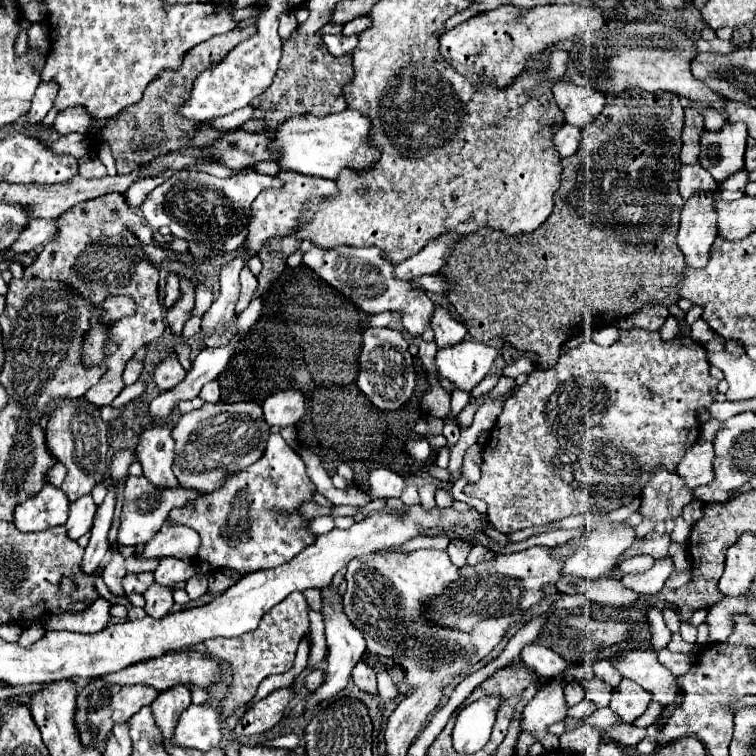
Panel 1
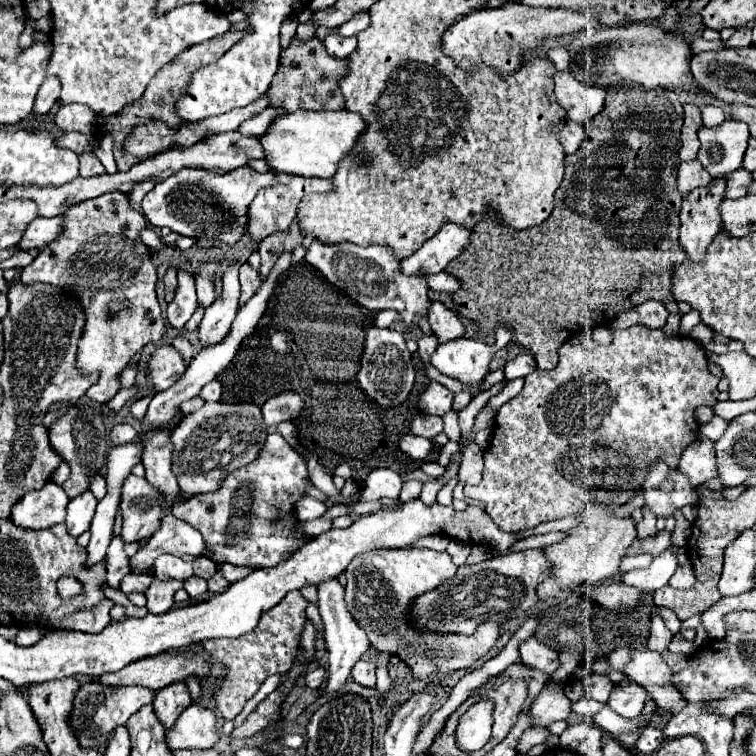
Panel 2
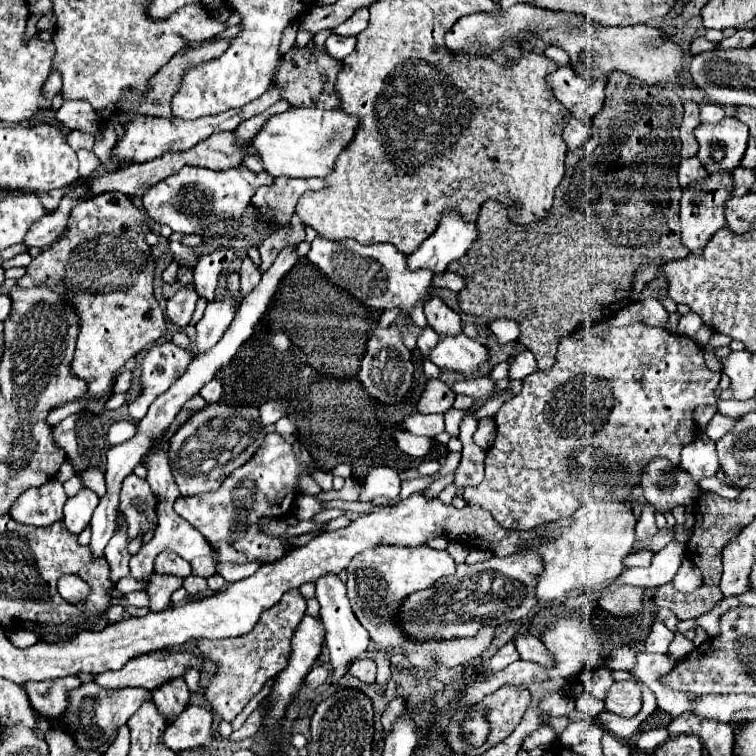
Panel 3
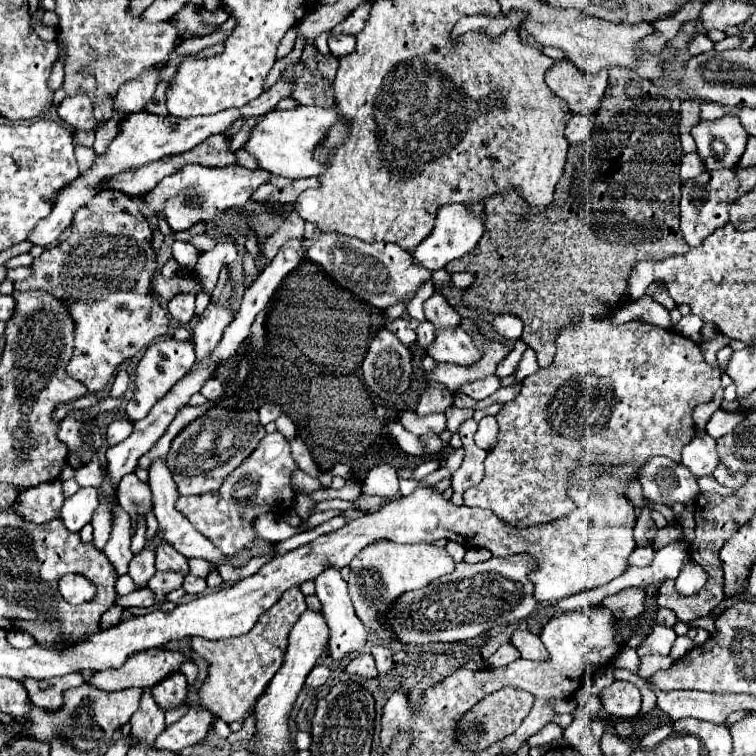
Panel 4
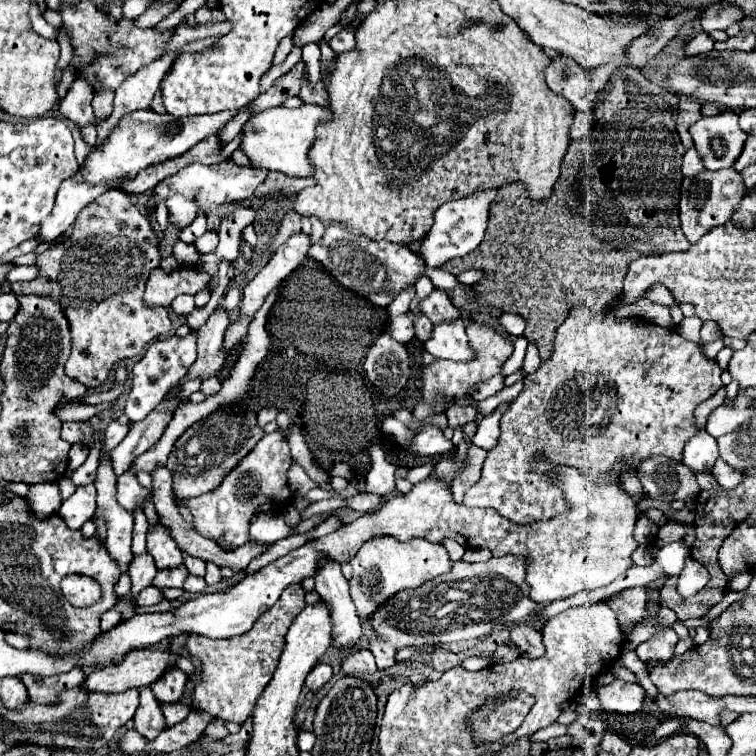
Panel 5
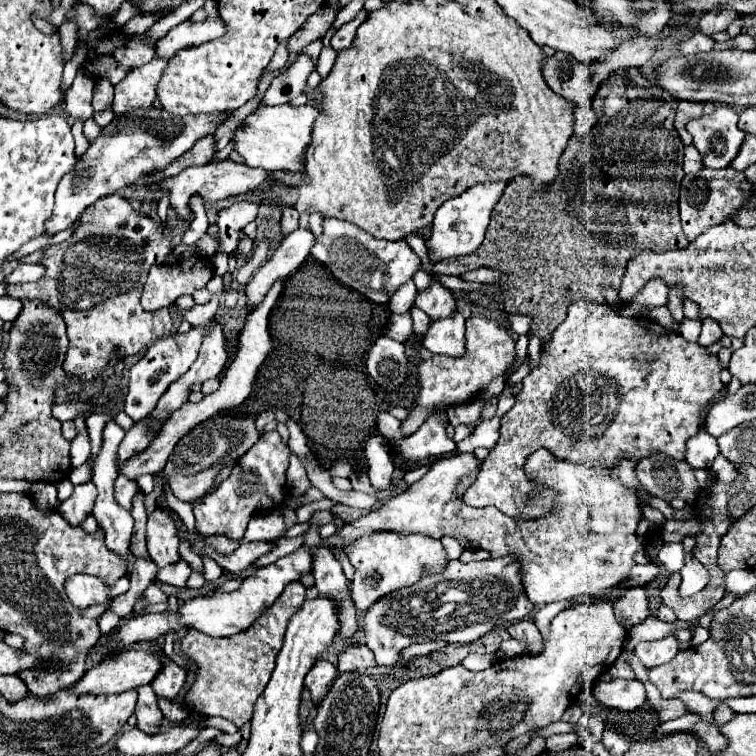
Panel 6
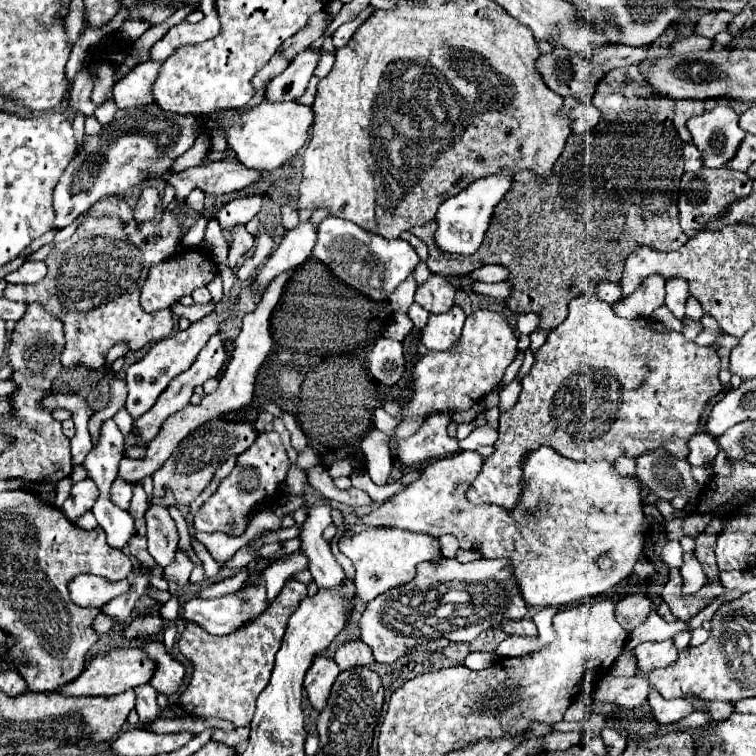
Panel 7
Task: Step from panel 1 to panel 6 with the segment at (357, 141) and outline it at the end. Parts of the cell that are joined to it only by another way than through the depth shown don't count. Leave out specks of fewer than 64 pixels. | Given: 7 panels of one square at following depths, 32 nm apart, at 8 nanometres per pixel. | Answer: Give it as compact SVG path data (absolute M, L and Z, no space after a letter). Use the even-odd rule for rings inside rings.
M288 104L282 106L260 106L254 110L234 134L236 150L244 156L246 164L252 168L264 168L268 172L284 170L284 172L306 172L304 152L312 142L312 126L320 116L320 110L314 104L304 104L292 108Z

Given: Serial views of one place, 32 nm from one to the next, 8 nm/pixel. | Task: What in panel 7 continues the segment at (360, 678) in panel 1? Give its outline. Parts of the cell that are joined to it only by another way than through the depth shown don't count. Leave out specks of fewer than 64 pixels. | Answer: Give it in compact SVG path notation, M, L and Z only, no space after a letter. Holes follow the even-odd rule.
M350 640L336 650L336 664L340 666L340 670L350 670L356 666L364 668L374 664L374 656L362 640Z

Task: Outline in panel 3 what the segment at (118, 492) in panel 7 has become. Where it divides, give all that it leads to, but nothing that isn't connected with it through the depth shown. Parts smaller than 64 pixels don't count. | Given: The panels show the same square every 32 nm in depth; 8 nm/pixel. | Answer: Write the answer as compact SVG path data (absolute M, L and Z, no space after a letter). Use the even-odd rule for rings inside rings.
M130 474L124 478L122 492L120 492L120 510L126 516L126 534L134 540L140 534L146 534L152 524L158 524L156 516L156 496L150 490L148 482Z

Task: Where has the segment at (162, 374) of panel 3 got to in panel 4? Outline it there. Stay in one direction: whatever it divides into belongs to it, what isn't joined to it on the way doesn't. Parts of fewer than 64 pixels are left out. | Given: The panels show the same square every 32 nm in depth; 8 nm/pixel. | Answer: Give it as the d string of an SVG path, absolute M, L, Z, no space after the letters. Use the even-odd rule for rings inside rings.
M166 338L166 342L156 342L146 350L146 356L138 364L136 392L134 392L132 400L126 404L126 412L128 412L130 421L136 422L146 417L152 404L156 404L158 396L164 396L164 392L168 392L168 388L172 388L172 384L176 384L176 380L180 380L180 376L184 376L184 372L188 372L188 368L196 360L194 344L190 344L190 342L192 340L174 342L174 338Z

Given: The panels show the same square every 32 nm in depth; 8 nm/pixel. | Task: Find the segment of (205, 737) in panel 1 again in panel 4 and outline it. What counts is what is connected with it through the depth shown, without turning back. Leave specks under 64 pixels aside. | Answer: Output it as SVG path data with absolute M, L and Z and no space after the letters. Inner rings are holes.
M190 706L188 712L172 726L168 726L156 740L158 748L180 752L188 746L206 740L212 728L212 714L202 706Z

